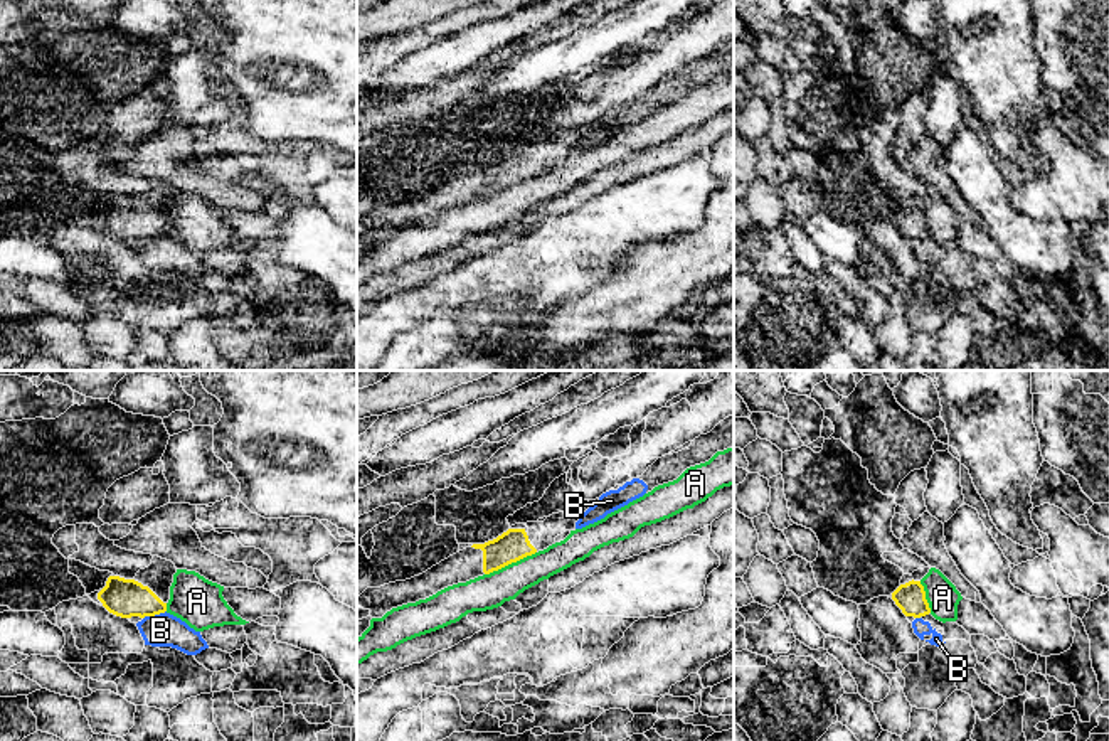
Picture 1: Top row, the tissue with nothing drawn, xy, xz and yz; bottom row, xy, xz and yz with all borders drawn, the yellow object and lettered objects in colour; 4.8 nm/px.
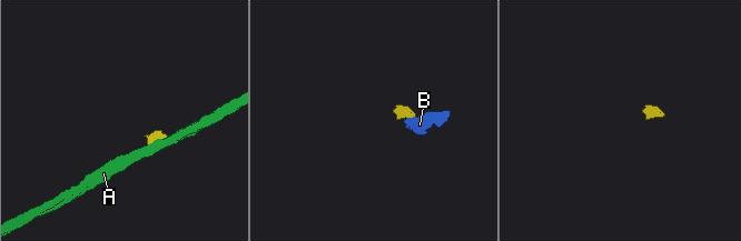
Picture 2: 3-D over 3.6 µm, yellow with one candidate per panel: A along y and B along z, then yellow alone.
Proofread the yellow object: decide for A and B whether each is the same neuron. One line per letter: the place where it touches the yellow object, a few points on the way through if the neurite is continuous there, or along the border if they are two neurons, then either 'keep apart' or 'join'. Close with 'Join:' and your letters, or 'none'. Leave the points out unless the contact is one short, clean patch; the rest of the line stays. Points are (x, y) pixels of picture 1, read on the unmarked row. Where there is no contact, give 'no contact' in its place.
A: contact xz (510, 186); border xz (535, 174), (485, 197); keep apart
B: contact xy (153, 238); border xy (165, 233), (143, 241); keep apart
Join: none

